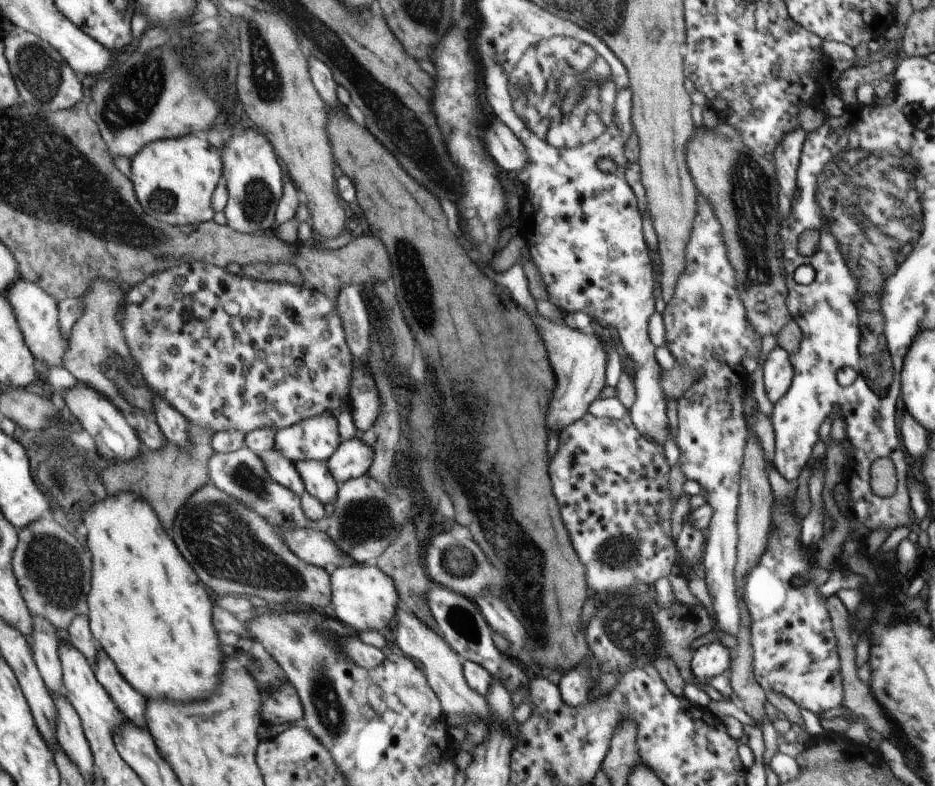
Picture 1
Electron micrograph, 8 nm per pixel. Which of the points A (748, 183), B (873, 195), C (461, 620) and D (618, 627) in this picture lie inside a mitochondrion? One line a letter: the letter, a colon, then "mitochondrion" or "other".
A: mitochondrion
B: mitochondrion
C: mitochondrion
D: mitochondrion

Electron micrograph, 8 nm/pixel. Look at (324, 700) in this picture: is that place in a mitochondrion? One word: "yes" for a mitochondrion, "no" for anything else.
yes

